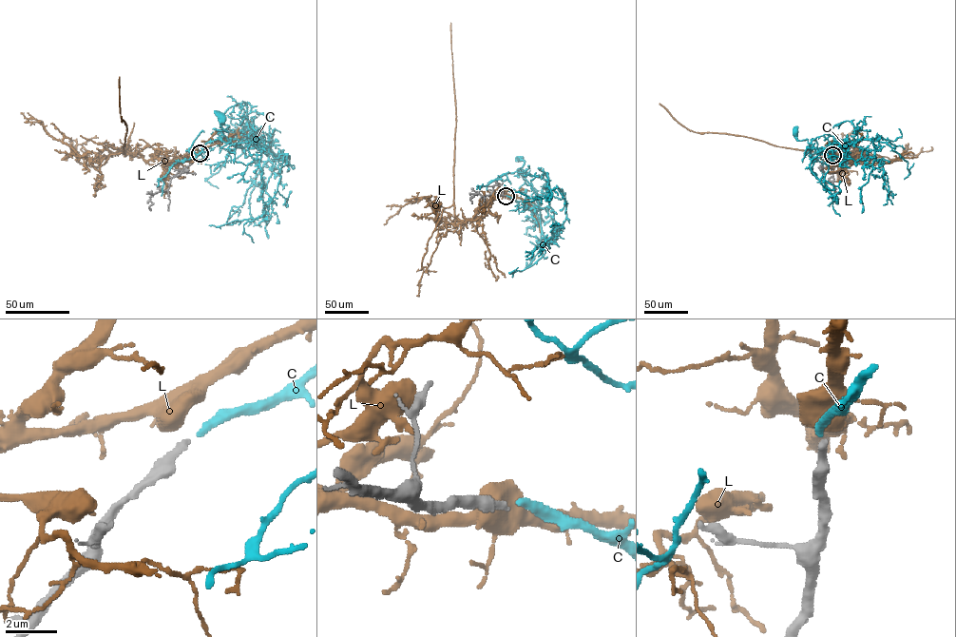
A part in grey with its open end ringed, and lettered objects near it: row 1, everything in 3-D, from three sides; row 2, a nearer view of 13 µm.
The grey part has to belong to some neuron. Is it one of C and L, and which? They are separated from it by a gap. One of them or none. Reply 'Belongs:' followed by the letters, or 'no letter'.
Belongs: C

